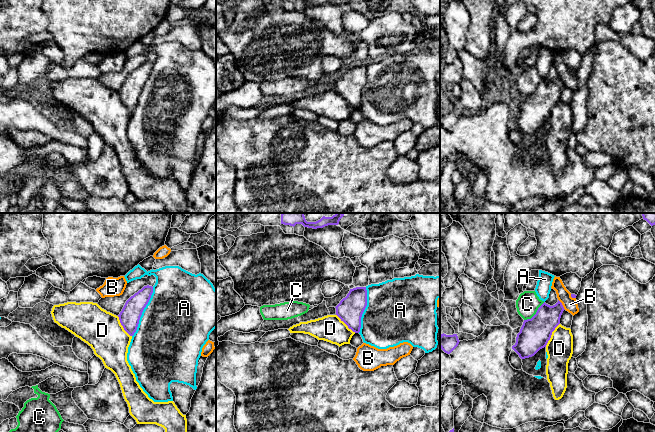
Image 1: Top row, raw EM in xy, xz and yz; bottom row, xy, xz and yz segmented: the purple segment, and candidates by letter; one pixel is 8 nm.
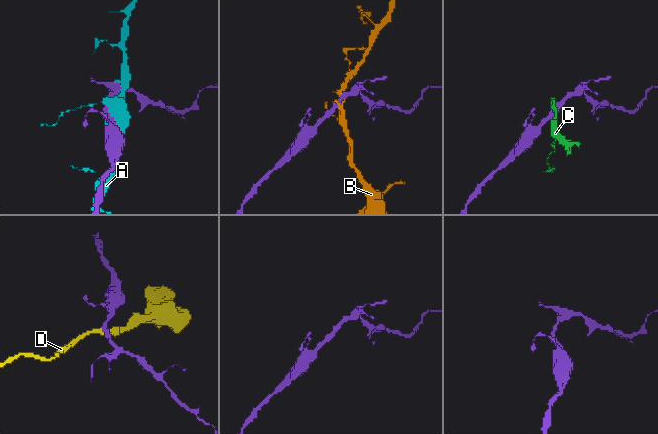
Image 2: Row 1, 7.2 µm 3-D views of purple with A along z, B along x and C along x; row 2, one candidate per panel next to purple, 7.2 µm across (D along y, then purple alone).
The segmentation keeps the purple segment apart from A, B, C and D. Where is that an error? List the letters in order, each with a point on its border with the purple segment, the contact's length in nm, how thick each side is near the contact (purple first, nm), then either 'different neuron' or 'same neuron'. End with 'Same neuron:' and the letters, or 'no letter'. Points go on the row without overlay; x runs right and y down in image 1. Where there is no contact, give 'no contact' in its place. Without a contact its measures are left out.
A: meets purple in xy at (142, 87); contact 440 nm long; 170 nm thick on the purple side, 500 nm on the other; different neuron
B: meets purple in yz at (561, 80); contact 110 nm long; 200 nm thick on the purple side, 110 nm on the other; different neuron
C: meets purple in yz at (536, 89); contact 220 nm long; 240 nm thick on the purple side, 190 nm on the other; different neuron
D: meets purple in yz at (551, 110); contact 220 nm long; 240 nm thick on the purple side, 220 nm on the other; different neuron
Same neuron: no letter

